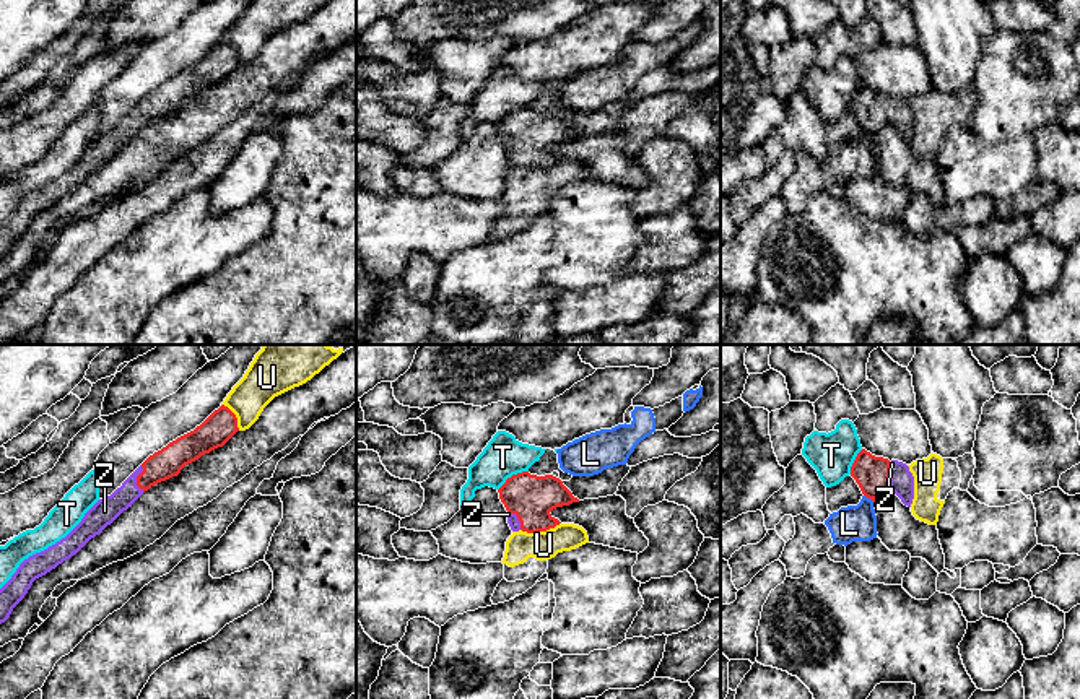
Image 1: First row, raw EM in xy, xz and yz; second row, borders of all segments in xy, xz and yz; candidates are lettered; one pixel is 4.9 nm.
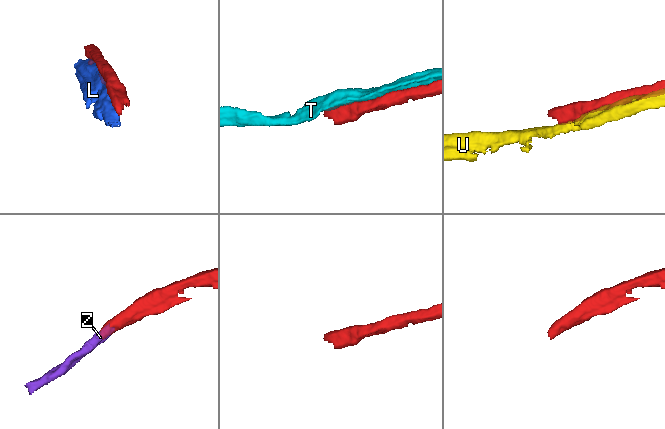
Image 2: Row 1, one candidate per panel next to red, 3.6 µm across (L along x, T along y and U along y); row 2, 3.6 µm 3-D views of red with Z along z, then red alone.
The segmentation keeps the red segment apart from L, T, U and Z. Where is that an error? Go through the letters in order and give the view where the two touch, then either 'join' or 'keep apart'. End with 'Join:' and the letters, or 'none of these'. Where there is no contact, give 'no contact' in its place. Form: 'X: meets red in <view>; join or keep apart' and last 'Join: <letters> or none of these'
L: meets red in yz; keep apart
T: meets red in xz; keep apart
U: meets red in xz; keep apart
Z: meets red in xy; join
Join: Z

